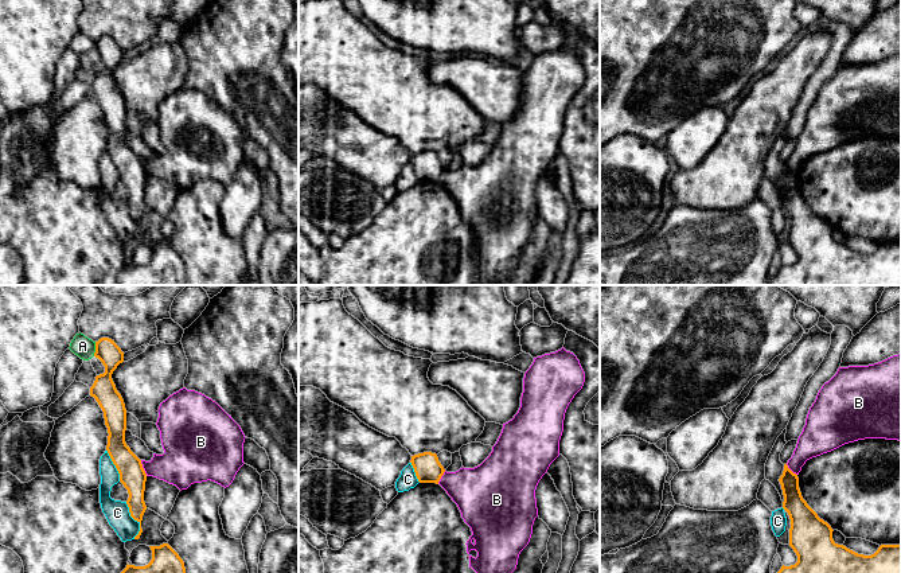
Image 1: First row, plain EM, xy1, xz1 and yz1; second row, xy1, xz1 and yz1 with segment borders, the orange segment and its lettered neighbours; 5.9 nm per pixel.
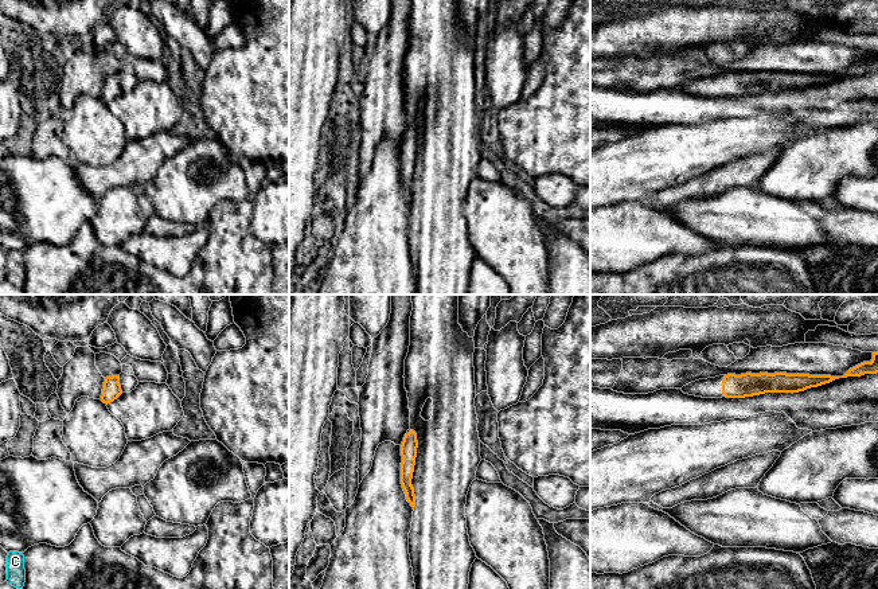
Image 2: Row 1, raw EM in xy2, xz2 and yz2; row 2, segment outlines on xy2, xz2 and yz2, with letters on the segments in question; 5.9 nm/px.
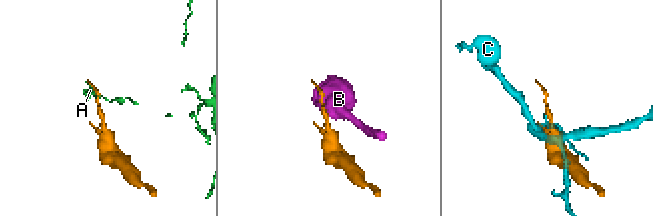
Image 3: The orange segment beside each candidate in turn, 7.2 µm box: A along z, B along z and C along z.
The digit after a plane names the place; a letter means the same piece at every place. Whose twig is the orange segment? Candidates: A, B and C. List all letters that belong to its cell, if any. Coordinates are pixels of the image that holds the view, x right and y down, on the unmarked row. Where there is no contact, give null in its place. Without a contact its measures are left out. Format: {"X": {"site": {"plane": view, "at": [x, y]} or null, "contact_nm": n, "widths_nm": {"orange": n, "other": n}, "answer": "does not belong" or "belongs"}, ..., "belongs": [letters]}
{"A": {"site": {"plane": "xy1", "at": [96, 47]}, "contact_nm": 90, "widths_nm": {"orange": 140, "other": 120}, "answer": "does not belong"}, "B": {"site": {"plane": "xy1", "at": [143, 167]}, "contact_nm": 100, "widths_nm": {"orange": 160, "other": 280}, "answer": "does not belong"}, "C": {"site": {"plane": "xy1", "at": [136, 218]}, "contact_nm": 240, "widths_nm": {"orange": 150, "other": 140}, "answer": "does not belong"}, "belongs": []}

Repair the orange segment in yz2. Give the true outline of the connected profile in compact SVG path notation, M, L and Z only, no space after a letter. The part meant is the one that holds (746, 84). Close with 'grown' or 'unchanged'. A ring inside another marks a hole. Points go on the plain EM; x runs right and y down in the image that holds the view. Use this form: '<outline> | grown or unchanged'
M873 51L870 61L863 61L850 67L843 75L760 71L727 73L715 77L699 78L682 86L688 94L702 97L745 97L765 91L799 91L811 86L830 82L839 77L861 75L878 71L878 51Z | grown

